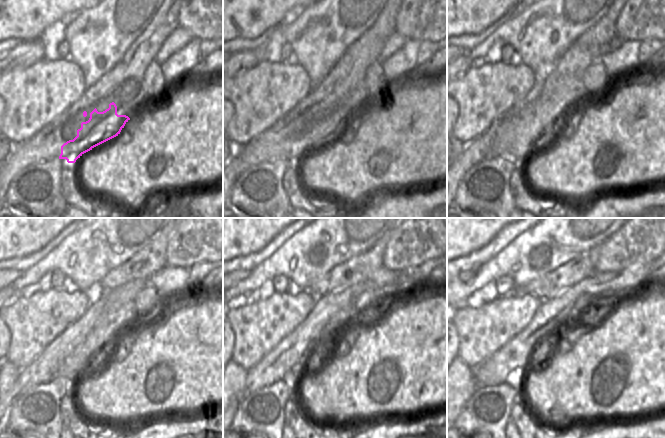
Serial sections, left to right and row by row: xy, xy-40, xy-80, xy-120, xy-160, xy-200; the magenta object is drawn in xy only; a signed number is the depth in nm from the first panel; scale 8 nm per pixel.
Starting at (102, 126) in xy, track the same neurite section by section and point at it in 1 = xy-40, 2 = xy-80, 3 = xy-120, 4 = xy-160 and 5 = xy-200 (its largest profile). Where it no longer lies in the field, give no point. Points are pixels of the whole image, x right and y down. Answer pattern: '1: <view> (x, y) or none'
1: xy-40 (326, 122)
2: xy-80 (550, 122)
3: xy-120 (72, 373)
4: xy-160 (330, 333)
5: xy-200 (554, 330)

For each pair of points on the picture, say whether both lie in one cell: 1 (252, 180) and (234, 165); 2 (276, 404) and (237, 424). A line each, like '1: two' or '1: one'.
1: two
2: one

